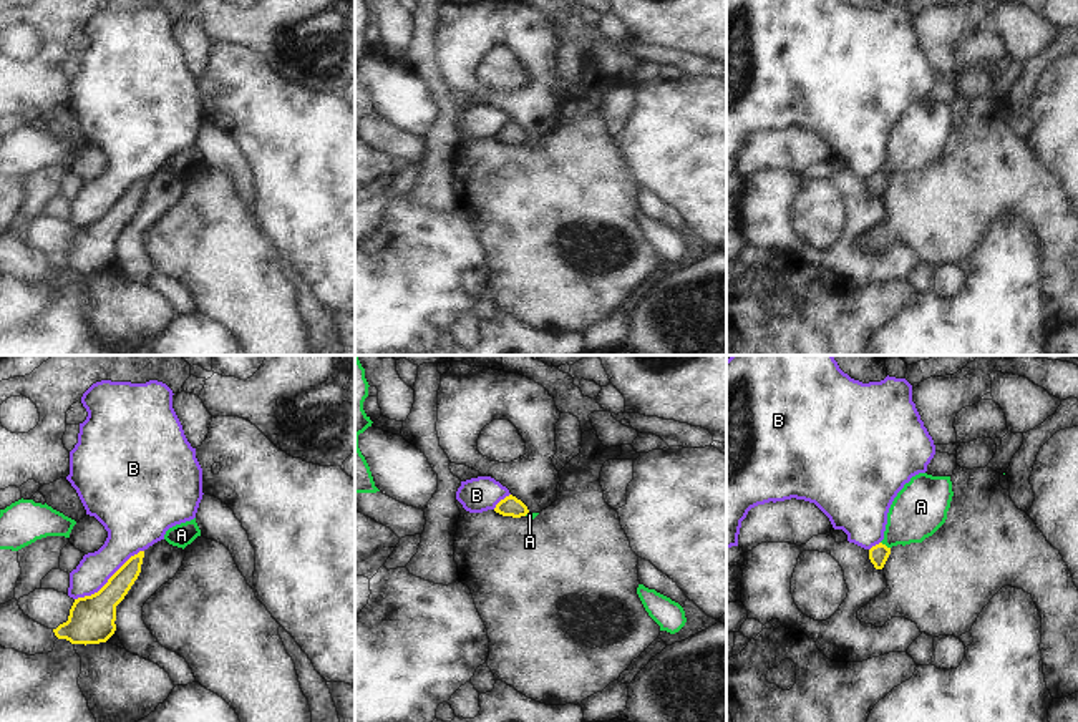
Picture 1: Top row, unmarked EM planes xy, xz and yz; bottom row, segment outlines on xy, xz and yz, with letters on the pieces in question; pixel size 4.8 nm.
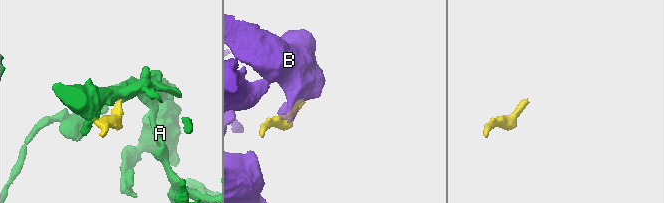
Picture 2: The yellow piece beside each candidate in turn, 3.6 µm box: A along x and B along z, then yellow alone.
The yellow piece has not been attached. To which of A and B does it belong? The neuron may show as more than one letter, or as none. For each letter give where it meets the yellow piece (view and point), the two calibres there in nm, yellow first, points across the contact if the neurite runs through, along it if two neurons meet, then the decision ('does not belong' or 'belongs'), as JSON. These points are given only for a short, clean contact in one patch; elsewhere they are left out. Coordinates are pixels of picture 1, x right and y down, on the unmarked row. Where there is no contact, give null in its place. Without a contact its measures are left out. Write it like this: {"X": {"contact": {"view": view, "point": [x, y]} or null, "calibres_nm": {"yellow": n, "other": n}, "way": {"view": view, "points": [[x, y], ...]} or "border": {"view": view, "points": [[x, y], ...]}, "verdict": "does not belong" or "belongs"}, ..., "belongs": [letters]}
{"A": {"contact": {"view": "yz", "point": [884, 173]}, "calibres_nm": {"yellow": 90, "other": 260}, "way": {"view": "yz", "points": [[879, 181], [884, 173], [919, 138]]}, "verdict": "belongs"}, "B": {"contact": {"view": "xy", "point": [108, 208]}, "calibres_nm": {"yellow": 220, "other": 200}, "border": {"view": "xy", "points": [[143, 178], [135, 181], [97, 219], [75, 228]]}, "verdict": "does not belong"}, "belongs": ["A"]}

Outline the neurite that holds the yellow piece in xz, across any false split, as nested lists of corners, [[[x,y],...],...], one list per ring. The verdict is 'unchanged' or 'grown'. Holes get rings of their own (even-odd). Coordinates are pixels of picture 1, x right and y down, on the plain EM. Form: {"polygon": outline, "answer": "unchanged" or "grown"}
{"polygon": [[[512,123],[501,128],[496,133],[494,139],[503,143],[503,144],[512,144],[512,146],[521,146],[521,144],[526,144],[529,141],[527,134]]], "answer": "unchanged"}

